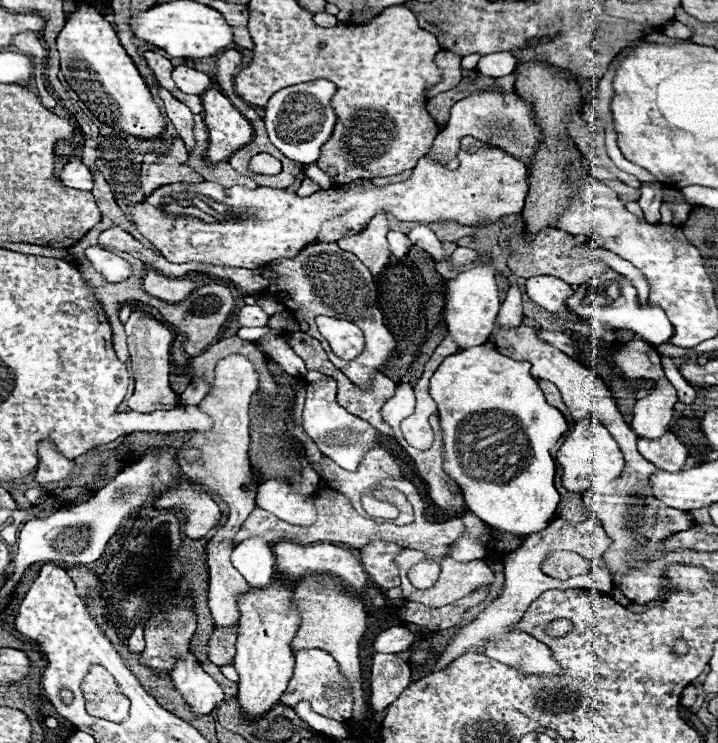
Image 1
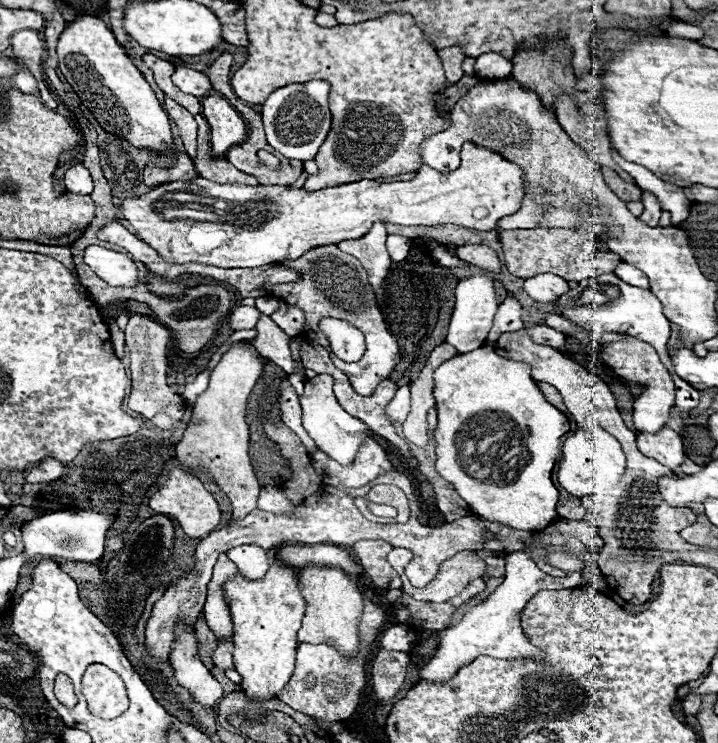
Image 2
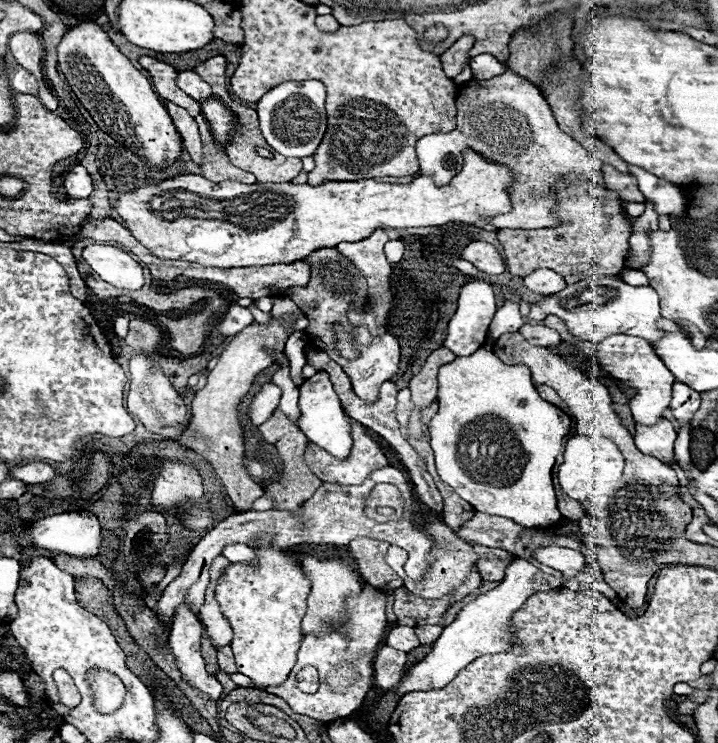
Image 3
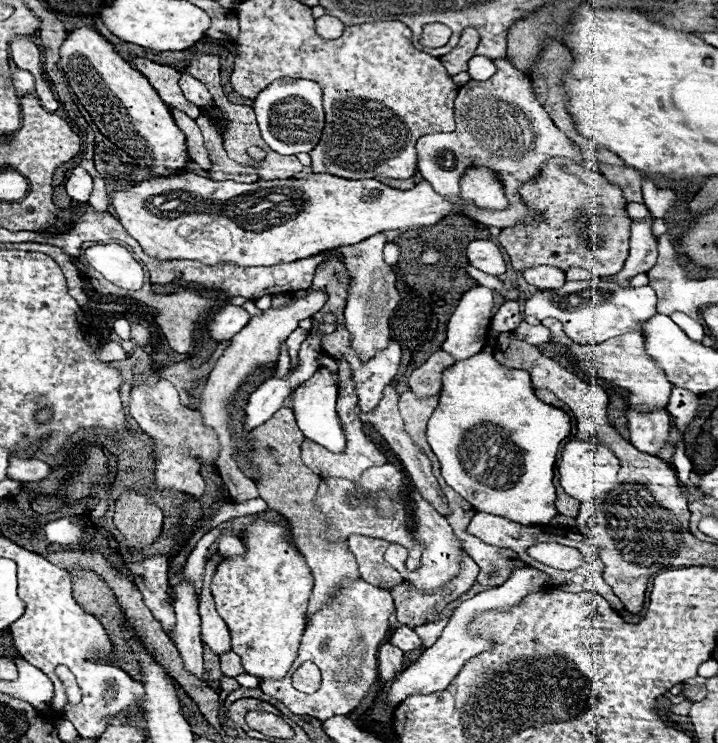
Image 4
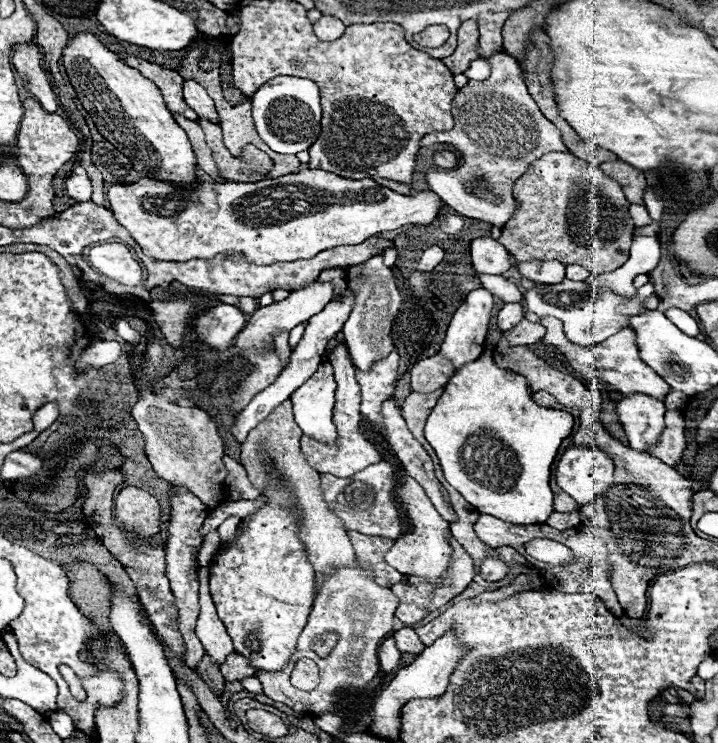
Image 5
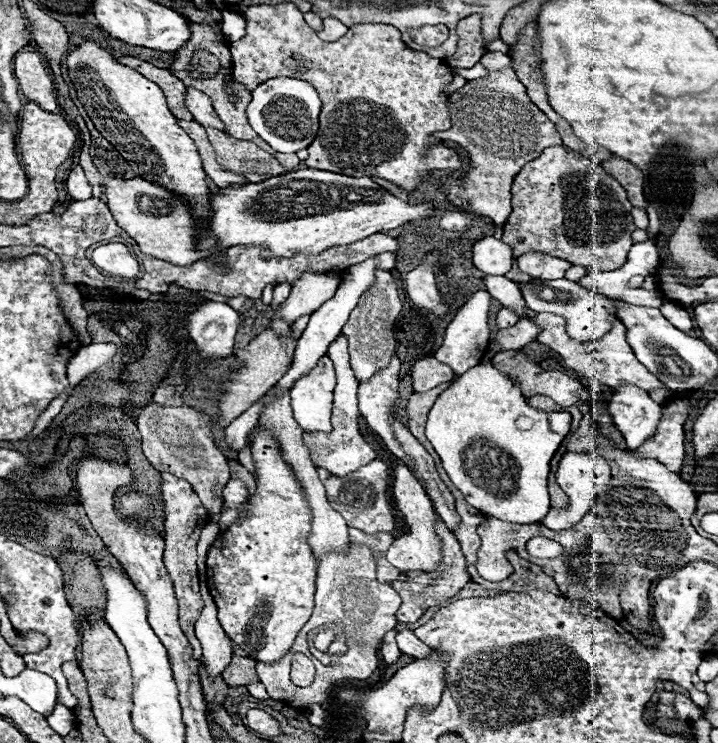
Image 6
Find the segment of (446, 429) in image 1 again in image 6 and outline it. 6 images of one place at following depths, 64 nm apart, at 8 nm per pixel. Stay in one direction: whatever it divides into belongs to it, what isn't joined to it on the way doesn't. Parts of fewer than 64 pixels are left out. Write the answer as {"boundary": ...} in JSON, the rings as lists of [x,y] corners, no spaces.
{"boundary":[[[482,360],[438,396],[426,422],[426,436],[438,452],[450,480],[470,506],[506,522],[532,524],[540,522],[550,510],[548,466],[562,438],[570,432],[570,420],[568,412],[538,412],[530,408],[518,384],[502,376],[490,360]]]}

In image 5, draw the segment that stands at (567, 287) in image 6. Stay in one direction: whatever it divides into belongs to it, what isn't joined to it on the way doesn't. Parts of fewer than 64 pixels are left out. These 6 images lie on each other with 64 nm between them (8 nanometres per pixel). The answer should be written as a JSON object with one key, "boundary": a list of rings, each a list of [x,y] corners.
{"boundary":[[[564,278],[560,284],[534,284],[534,288],[526,290],[524,302],[526,308],[538,316],[556,316],[558,320],[562,320],[570,342],[580,346],[590,346],[606,340],[620,328],[628,328],[628,316],[636,316],[636,312],[646,310],[642,302],[648,296],[652,296],[652,292],[654,284],[646,282],[642,288],[638,288],[638,294],[632,300],[624,300],[612,294],[608,288],[596,290],[586,282],[572,282]]]}

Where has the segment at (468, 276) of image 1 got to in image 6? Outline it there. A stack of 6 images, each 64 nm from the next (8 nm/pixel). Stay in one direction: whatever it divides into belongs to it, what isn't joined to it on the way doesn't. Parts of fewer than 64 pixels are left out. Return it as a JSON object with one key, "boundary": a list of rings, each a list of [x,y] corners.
{"boundary":[[[486,290],[476,292],[454,316],[454,320],[448,324],[446,334],[444,334],[444,342],[442,346],[434,352],[434,358],[440,360],[442,364],[448,364],[456,374],[464,374],[468,368],[478,366],[480,358],[488,346],[488,338],[490,338],[490,328],[488,328],[488,308],[490,308],[490,300],[492,296]]]}

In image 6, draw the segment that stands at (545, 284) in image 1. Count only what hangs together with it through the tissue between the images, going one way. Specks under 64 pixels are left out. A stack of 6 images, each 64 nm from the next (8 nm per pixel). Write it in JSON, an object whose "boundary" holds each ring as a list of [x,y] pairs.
{"boundary":[[[526,252],[526,254],[518,256],[518,266],[520,266],[520,270],[522,270],[522,272],[530,274],[532,278],[556,280],[556,278],[562,278],[562,276],[564,276],[564,272],[568,270],[568,266],[572,266],[572,264],[568,264],[568,262],[566,262],[566,260],[562,260],[562,258],[550,256],[550,254],[546,254],[546,252]]]}

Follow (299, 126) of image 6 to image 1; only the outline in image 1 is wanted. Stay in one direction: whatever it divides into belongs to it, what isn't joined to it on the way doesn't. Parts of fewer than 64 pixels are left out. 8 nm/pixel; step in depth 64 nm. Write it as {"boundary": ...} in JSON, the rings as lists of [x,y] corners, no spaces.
{"boundary":[[[312,80],[312,82],[302,82],[296,86],[282,88],[272,94],[268,104],[264,106],[264,124],[270,142],[286,158],[302,164],[312,164],[318,160],[320,148],[330,138],[336,124],[336,114],[330,106],[330,98],[334,96],[334,92],[336,92],[334,82]]]}

